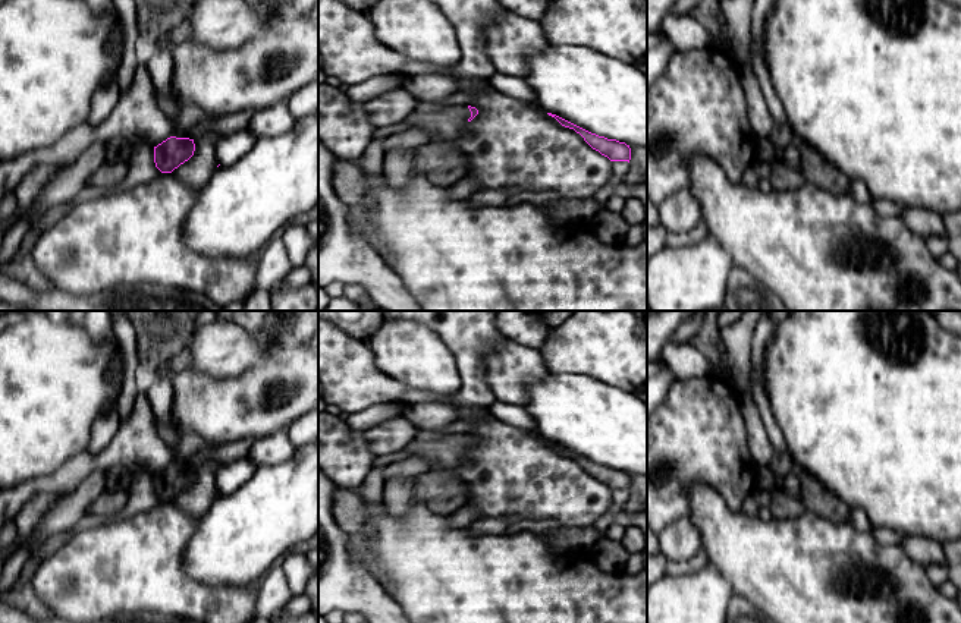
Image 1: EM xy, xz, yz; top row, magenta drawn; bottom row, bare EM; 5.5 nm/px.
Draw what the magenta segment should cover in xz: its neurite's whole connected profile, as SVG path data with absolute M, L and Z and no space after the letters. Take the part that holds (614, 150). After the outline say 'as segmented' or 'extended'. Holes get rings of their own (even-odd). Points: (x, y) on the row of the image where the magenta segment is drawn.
M547 113L549 116L555 117L562 126L574 129L580 133L584 141L602 155L607 157L610 161L628 161L631 160L631 148L625 142L619 142L616 139L607 139L604 136L599 136L591 133L556 114Z; as segmented

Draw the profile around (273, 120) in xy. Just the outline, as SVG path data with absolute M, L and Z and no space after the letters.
M283 98L270 107L255 111L246 128L260 139L279 136L288 132L295 122L288 98Z

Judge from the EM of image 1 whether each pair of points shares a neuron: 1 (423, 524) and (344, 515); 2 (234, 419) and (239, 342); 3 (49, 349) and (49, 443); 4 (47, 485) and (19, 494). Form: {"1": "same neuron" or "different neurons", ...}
{"1": "different neurons", "2": "different neurons", "3": "same neuron", "4": "same neuron"}

